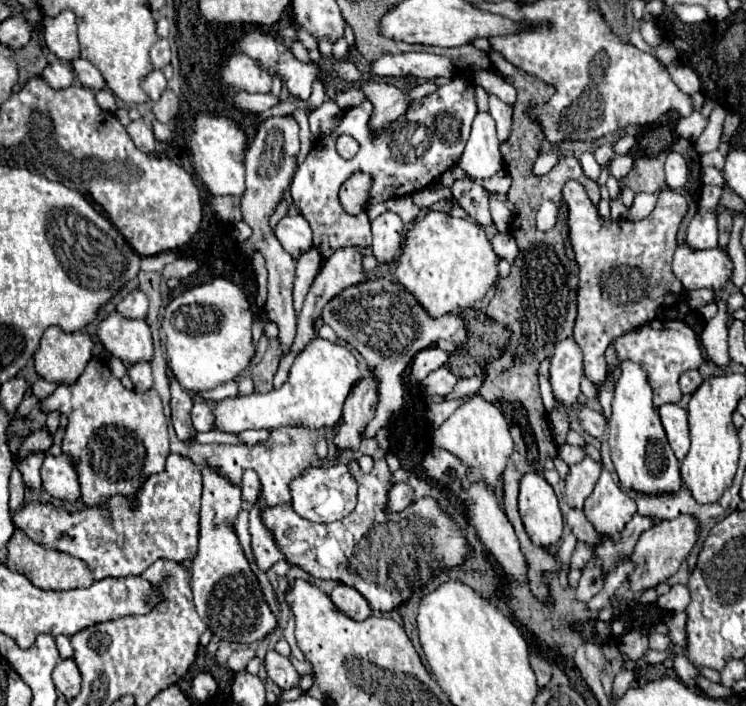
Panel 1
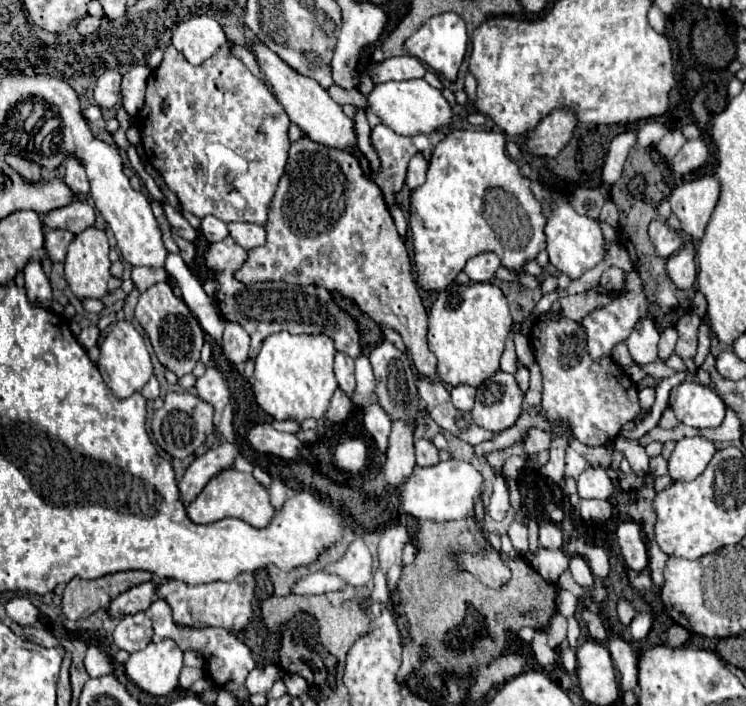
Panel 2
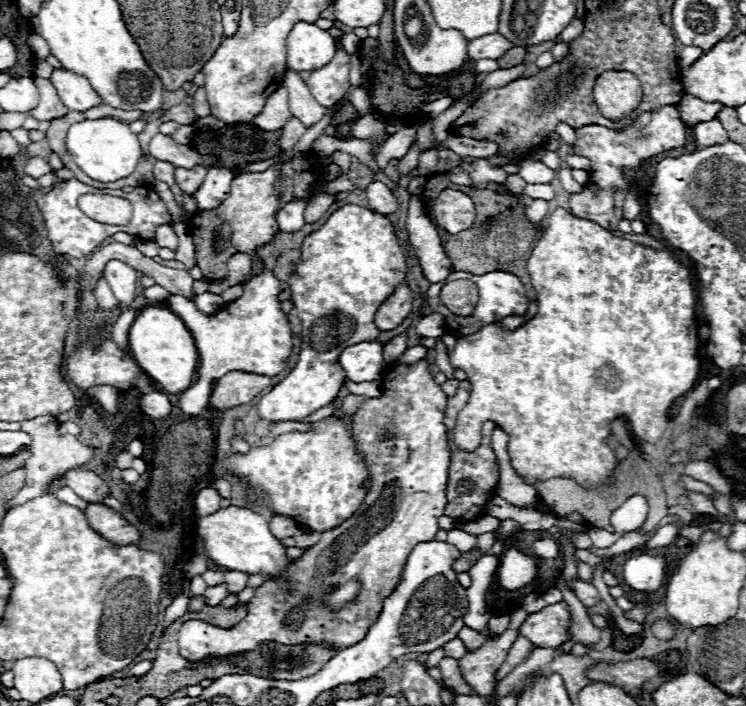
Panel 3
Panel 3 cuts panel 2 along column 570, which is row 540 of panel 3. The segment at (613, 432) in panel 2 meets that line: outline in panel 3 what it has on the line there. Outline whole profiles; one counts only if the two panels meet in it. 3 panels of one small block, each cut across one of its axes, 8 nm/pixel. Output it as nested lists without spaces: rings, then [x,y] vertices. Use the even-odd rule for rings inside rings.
[[[420,360],[410,366],[394,364],[386,372],[382,380],[382,396],[368,398],[362,402],[358,412],[352,416],[354,422],[354,438],[358,440],[360,450],[366,454],[368,470],[372,472],[374,484],[360,506],[360,510],[342,522],[338,528],[324,532],[320,542],[312,548],[306,548],[304,556],[294,560],[294,564],[286,570],[286,580],[296,584],[296,592],[288,594],[282,584],[264,582],[254,598],[248,602],[248,614],[230,630],[216,628],[204,624],[200,620],[184,622],[180,628],[180,654],[190,662],[204,662],[212,658],[228,658],[234,654],[258,650],[262,642],[278,642],[278,644],[330,644],[336,652],[342,648],[358,644],[378,620],[382,612],[384,598],[390,596],[402,580],[402,568],[420,542],[430,542],[436,538],[440,530],[438,518],[446,508],[446,484],[448,484],[448,466],[450,466],[450,444],[448,444],[448,428],[444,426],[446,412],[446,394],[434,382],[428,362]],[[358,576],[362,580],[362,590],[356,602],[344,606],[340,612],[328,612],[318,604],[318,594],[330,588],[328,584],[342,584],[350,578]]]

